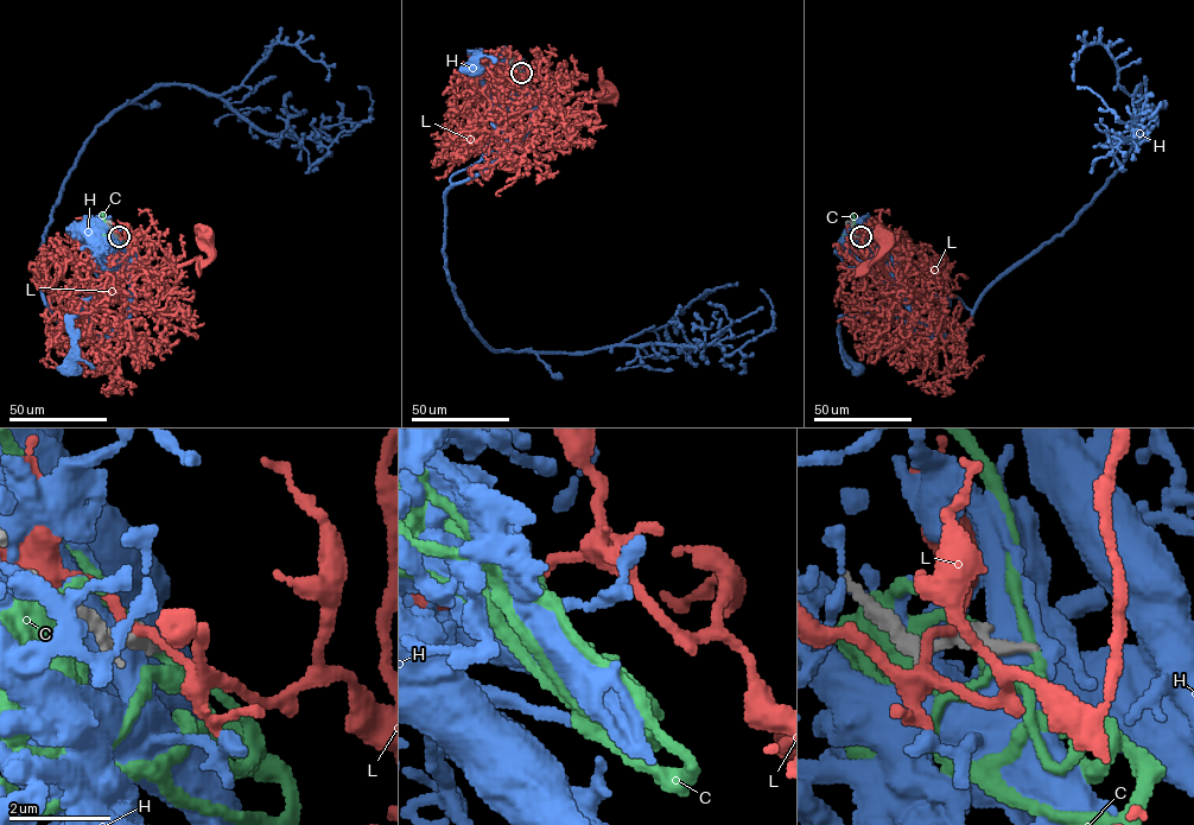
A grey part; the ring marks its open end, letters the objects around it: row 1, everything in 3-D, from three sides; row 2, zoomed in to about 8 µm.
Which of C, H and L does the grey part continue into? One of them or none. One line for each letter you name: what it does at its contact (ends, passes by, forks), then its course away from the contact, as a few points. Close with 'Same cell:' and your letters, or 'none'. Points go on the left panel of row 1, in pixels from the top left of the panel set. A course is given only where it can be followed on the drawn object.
Same cell: none

